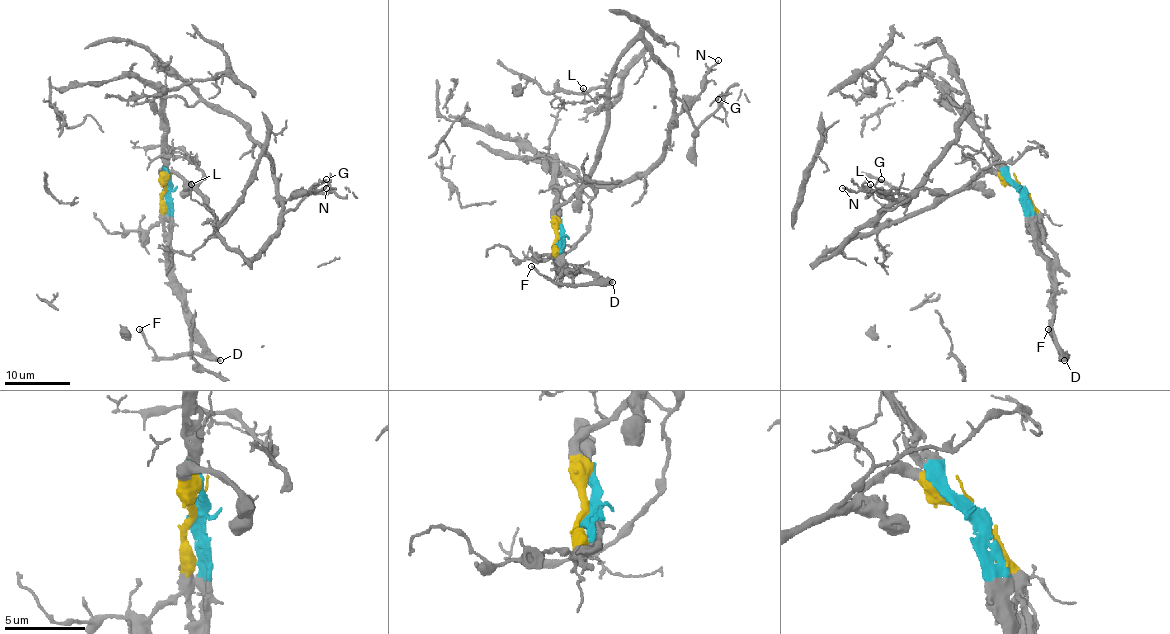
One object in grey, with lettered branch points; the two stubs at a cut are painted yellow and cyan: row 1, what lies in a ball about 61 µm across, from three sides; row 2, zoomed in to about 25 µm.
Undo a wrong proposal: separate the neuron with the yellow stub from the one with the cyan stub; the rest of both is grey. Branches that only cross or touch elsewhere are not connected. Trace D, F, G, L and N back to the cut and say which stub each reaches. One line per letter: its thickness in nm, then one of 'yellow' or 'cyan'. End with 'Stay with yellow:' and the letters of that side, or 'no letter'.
D: 440 nm thick; cyan
F: 160 nm thick; cyan
G: 140 nm thick; yellow
L: 110 nm thick; yellow
N: 150 nm thick; yellow
Stay with yellow: G, L, N

